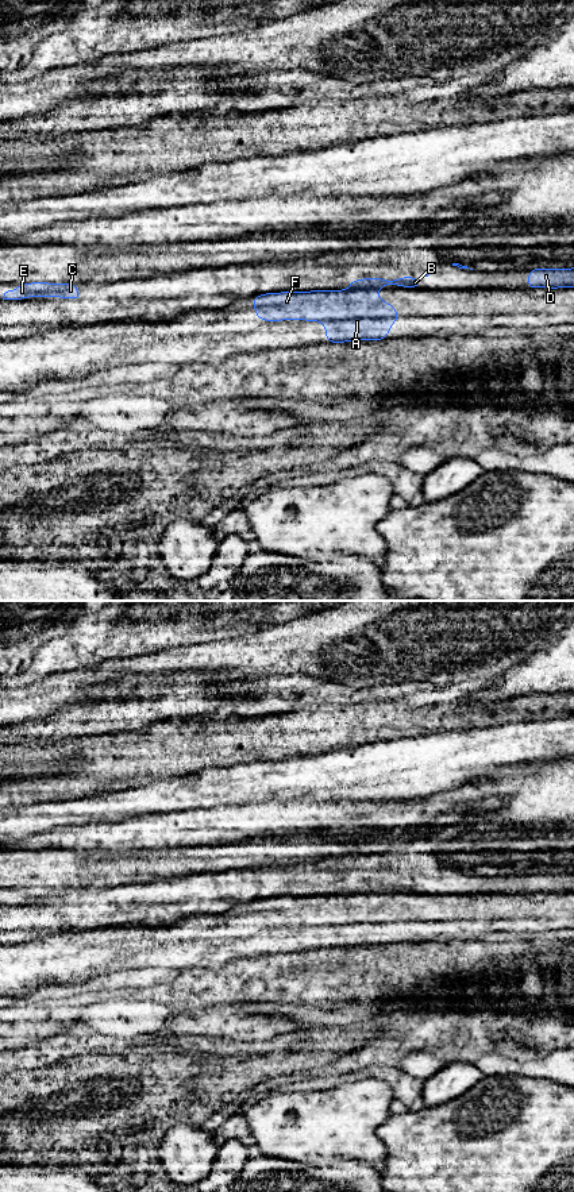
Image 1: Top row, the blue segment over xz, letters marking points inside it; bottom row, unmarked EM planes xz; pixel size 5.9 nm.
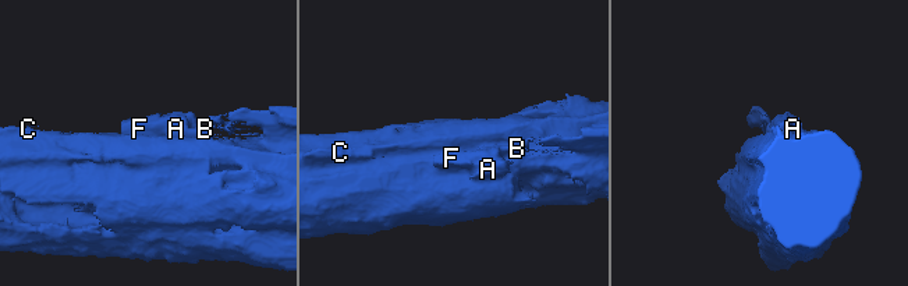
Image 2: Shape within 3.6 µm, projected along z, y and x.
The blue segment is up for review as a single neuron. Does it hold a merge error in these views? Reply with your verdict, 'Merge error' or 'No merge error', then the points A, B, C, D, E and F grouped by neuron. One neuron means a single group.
Merge error. Groups: A / B C D E F

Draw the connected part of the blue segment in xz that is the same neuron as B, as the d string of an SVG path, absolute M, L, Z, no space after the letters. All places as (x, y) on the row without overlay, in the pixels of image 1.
M400 882L394 884L385 884L385 883L363 883L363 884L354 884L350 883L351 894L370 894L370 892L382 892L382 891L402 891L402 892L412 892L412 894L421 894L420 892L421 884L416 882Z

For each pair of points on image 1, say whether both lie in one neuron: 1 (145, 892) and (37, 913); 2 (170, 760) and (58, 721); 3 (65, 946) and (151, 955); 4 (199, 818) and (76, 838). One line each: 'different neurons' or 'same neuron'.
1: same neuron
2: different neurons
3: same neuron
4: same neuron

